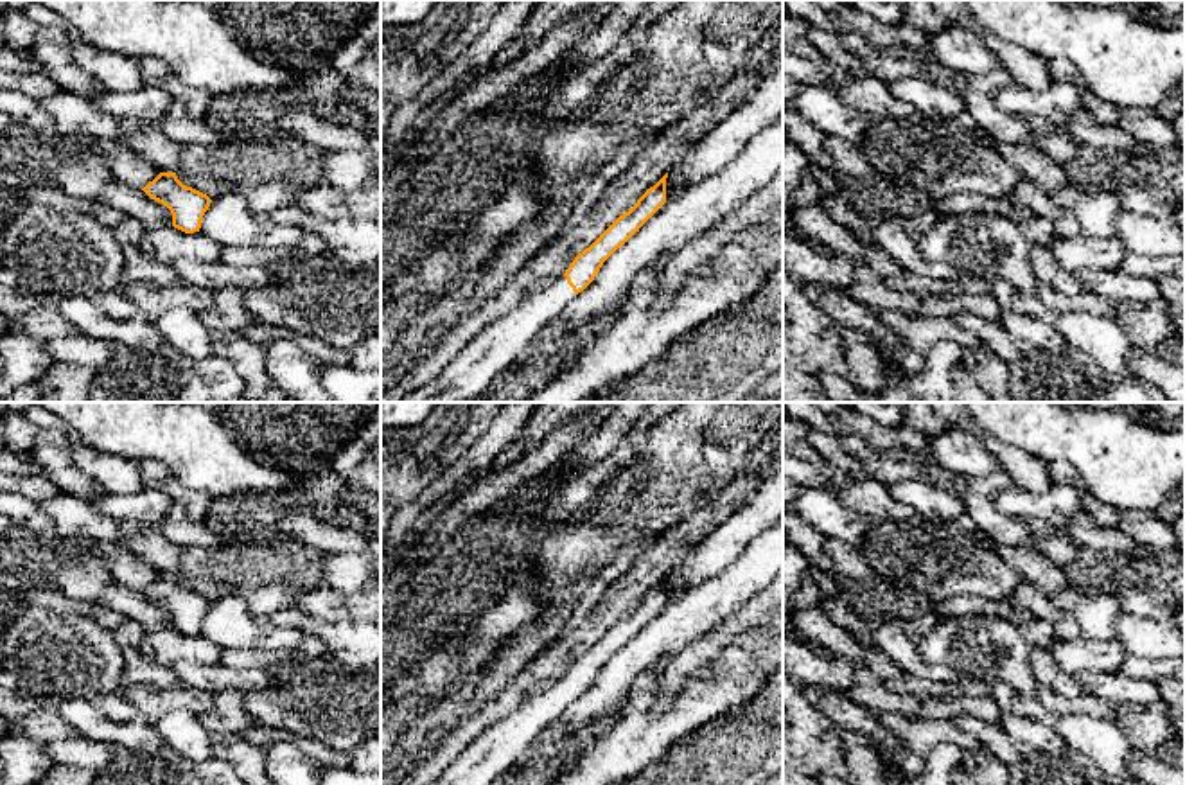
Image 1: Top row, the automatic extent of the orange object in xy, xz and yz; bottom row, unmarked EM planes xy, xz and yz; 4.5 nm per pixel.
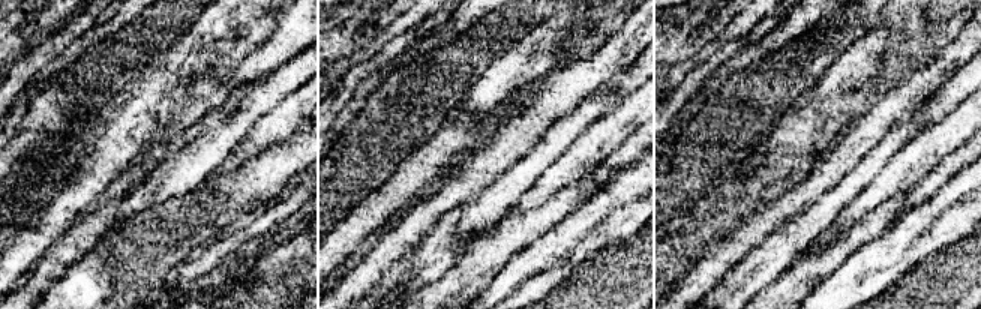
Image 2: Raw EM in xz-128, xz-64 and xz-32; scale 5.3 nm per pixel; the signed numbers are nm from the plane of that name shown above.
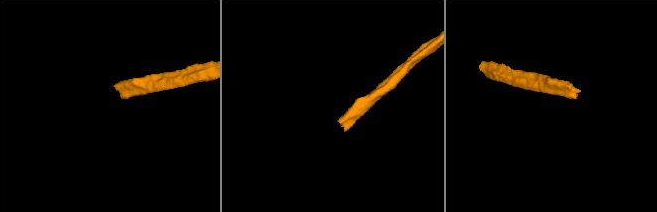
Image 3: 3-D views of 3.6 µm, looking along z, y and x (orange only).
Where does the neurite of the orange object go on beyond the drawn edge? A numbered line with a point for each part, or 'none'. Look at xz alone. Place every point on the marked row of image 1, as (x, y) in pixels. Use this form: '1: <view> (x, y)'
1: xz (476, 367)

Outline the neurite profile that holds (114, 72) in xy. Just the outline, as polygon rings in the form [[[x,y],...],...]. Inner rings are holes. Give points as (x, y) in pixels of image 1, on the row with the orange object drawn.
[[[32,4],[23,11],[23,14],[38,25],[61,25],[68,31],[72,36],[74,61],[93,75],[97,90],[108,93],[133,92],[145,84],[138,59],[93,47],[57,13],[40,4]]]

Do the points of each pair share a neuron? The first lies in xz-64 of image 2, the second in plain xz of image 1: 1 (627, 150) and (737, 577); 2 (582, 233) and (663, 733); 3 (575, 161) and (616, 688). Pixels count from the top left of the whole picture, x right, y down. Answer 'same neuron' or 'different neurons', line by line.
1: different neurons
2: same neuron
3: same neuron

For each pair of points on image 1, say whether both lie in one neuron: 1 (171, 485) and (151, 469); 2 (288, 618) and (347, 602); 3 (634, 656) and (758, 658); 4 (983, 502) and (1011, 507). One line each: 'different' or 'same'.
1: same
2: different
3: different
4: different

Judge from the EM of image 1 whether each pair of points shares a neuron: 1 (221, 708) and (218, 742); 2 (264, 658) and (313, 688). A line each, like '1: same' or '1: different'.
1: different
2: different

